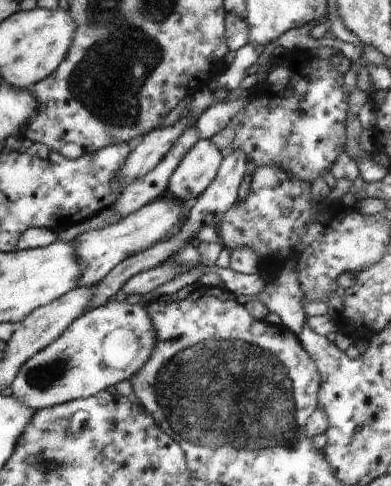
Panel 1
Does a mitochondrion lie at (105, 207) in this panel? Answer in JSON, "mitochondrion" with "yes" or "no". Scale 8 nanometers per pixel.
{"mitochondrion":"no"}

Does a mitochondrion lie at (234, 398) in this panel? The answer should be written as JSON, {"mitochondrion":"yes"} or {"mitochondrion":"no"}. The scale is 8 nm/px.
{"mitochondrion":"yes"}

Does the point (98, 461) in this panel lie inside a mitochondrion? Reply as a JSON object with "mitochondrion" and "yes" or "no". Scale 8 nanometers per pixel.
{"mitochondrion":"no"}

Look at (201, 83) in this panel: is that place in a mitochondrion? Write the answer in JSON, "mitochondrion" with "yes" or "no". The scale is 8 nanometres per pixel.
{"mitochondrion":"no"}

